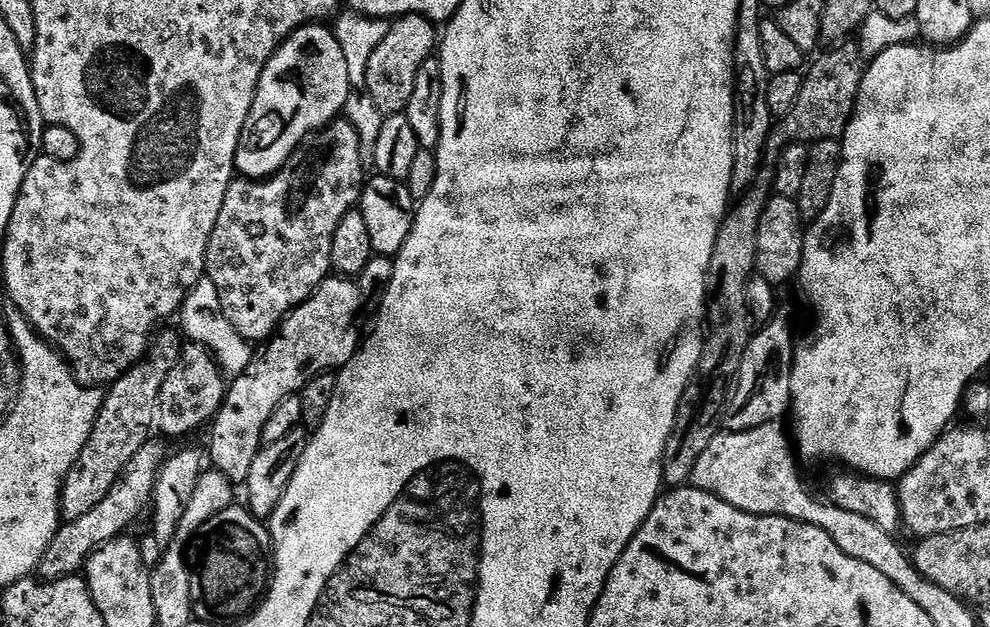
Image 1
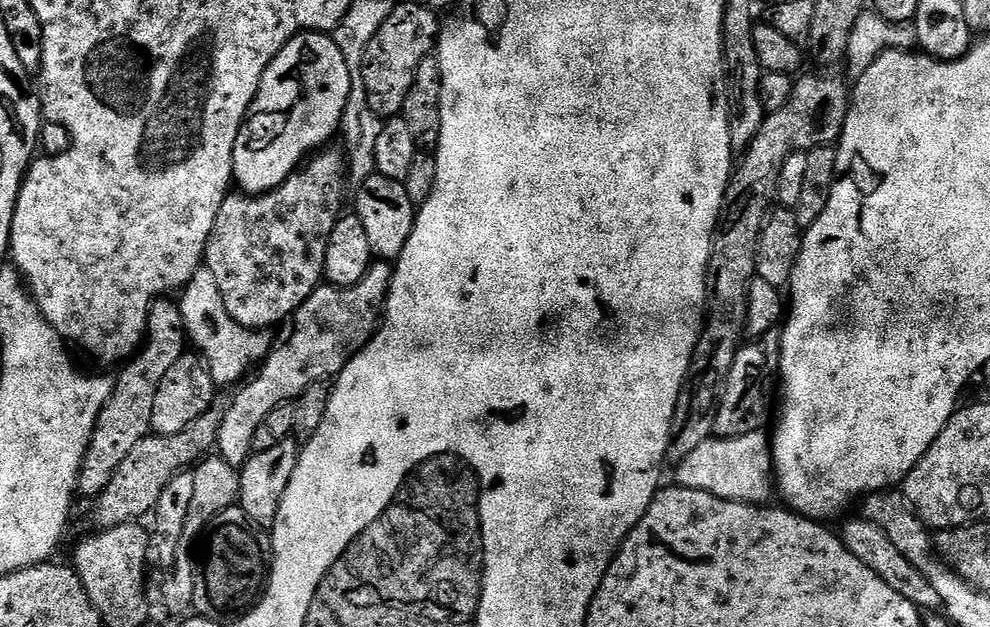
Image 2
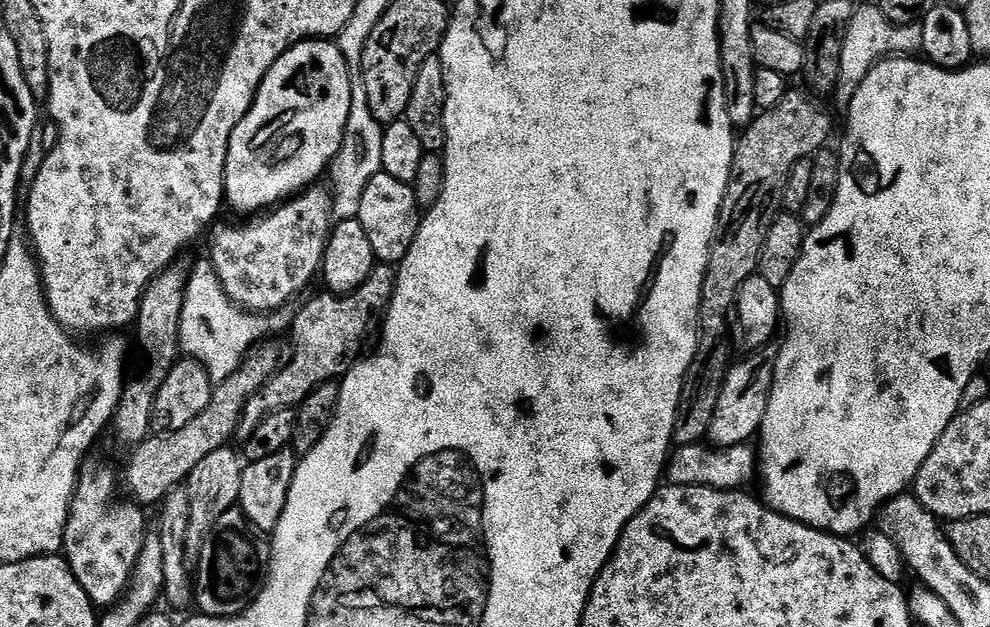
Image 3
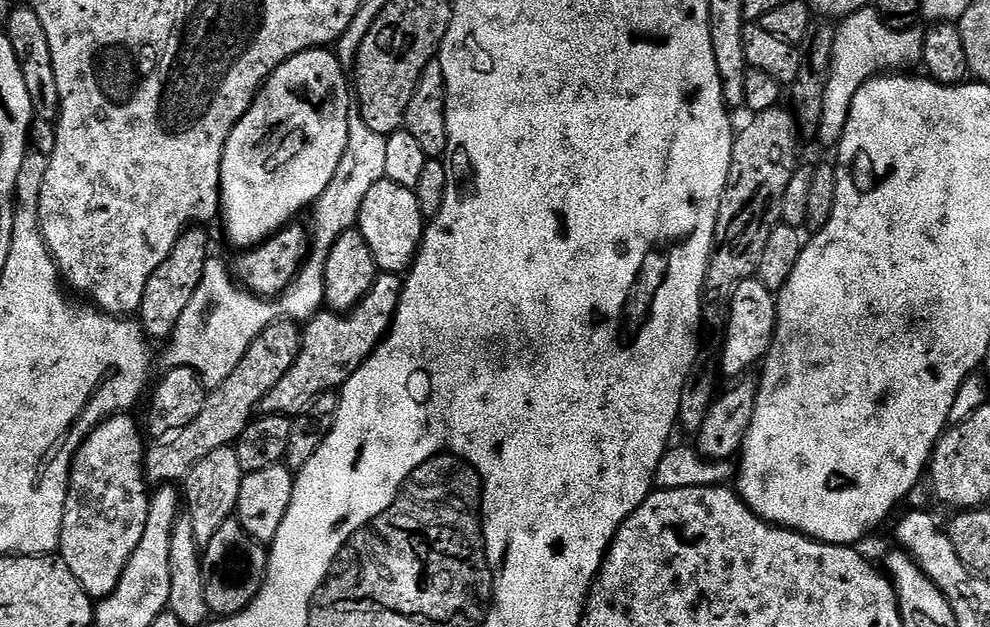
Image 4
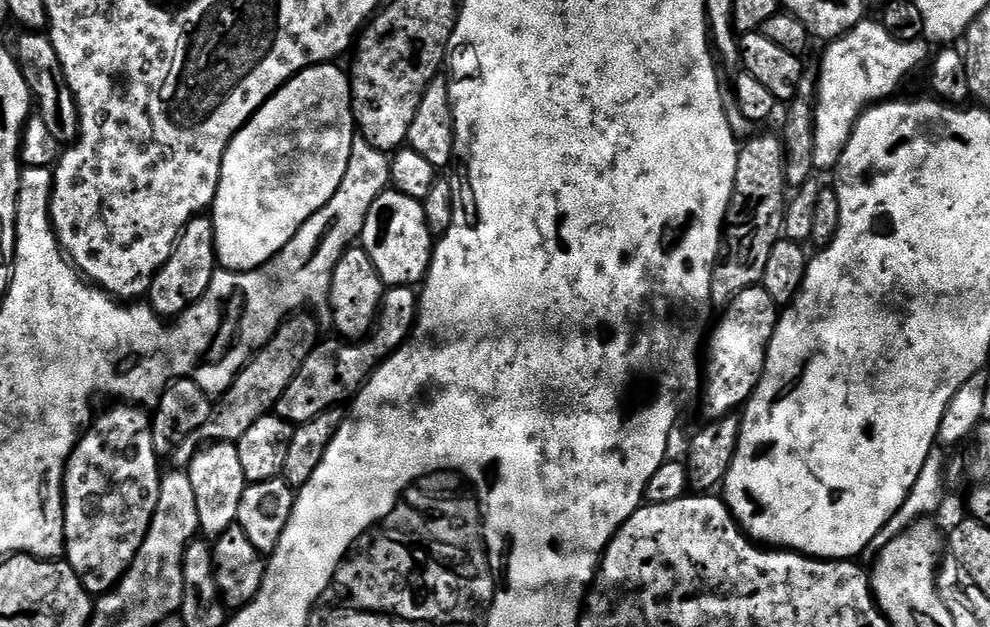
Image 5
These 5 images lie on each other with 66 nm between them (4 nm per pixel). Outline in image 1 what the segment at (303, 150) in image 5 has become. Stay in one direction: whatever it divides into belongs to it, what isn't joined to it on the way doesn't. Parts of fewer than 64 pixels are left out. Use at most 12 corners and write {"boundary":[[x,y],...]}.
{"boundary":[[333,29],[270,57],[236,172],[273,176],[353,92]]}

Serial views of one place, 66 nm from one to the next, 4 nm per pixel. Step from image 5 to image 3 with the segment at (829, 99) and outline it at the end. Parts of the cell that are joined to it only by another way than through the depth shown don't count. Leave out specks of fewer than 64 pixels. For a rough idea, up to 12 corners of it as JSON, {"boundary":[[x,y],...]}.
{"boundary":[[872,2],[844,32],[834,100],[847,105],[882,60],[919,53],[919,23]]}

